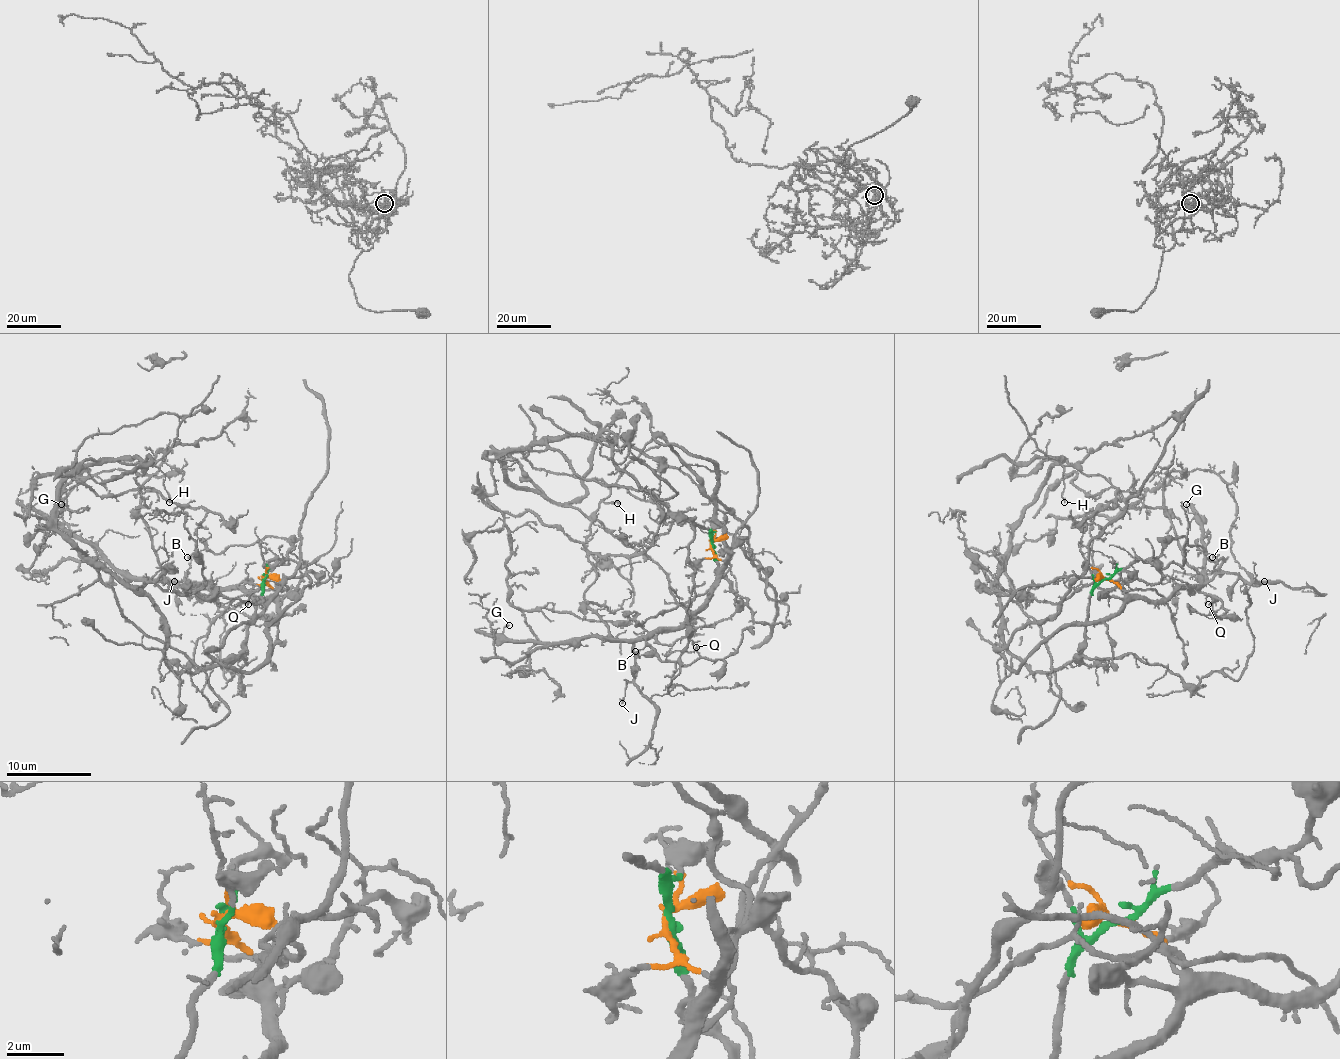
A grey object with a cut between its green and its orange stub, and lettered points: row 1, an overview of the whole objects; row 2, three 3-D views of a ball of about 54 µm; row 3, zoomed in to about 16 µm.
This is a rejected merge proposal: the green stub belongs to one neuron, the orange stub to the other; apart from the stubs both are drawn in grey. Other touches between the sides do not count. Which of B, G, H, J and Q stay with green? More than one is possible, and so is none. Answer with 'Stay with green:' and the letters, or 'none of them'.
Stay with green: none of them

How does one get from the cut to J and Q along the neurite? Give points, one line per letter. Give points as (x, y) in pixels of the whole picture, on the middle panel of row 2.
J: (711, 544), (722, 563), (716, 589), (682, 623), (656, 627), (635, 644), (635, 674), (622, 704)
Q: (711, 544), (722, 563), (716, 589), (682, 623), (658, 627), (645, 640), (665, 661), (675, 651), (697, 647)

